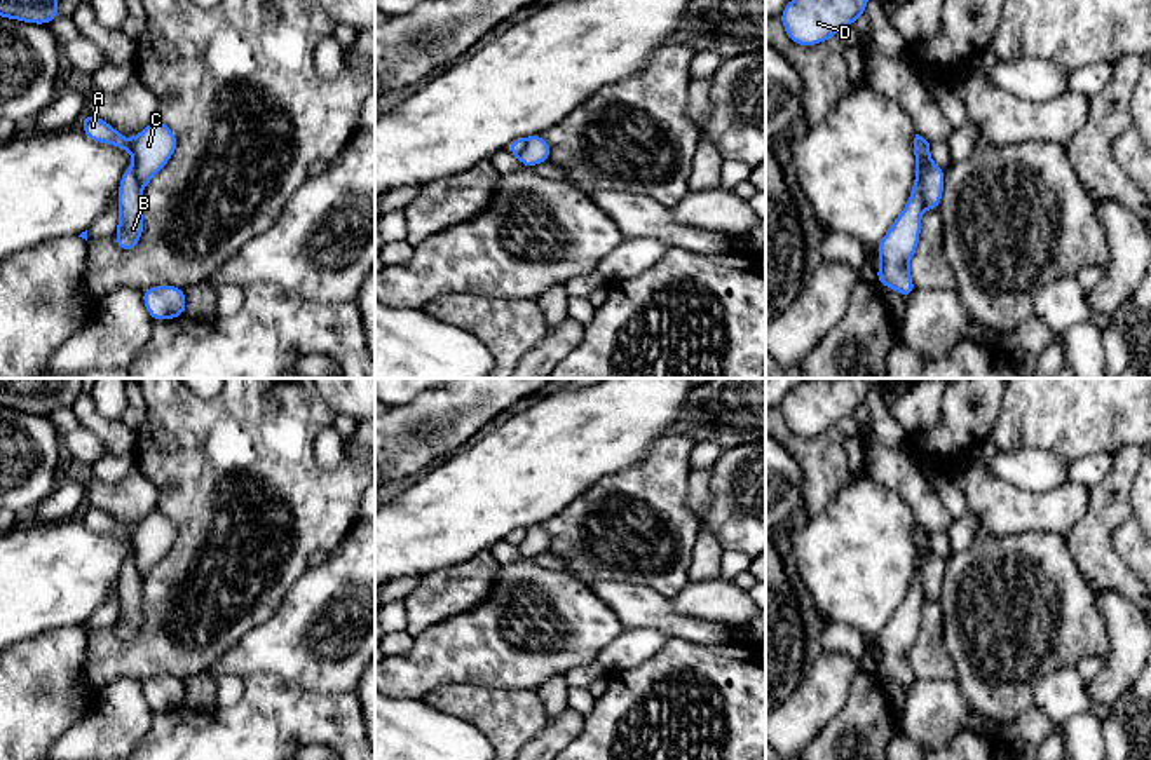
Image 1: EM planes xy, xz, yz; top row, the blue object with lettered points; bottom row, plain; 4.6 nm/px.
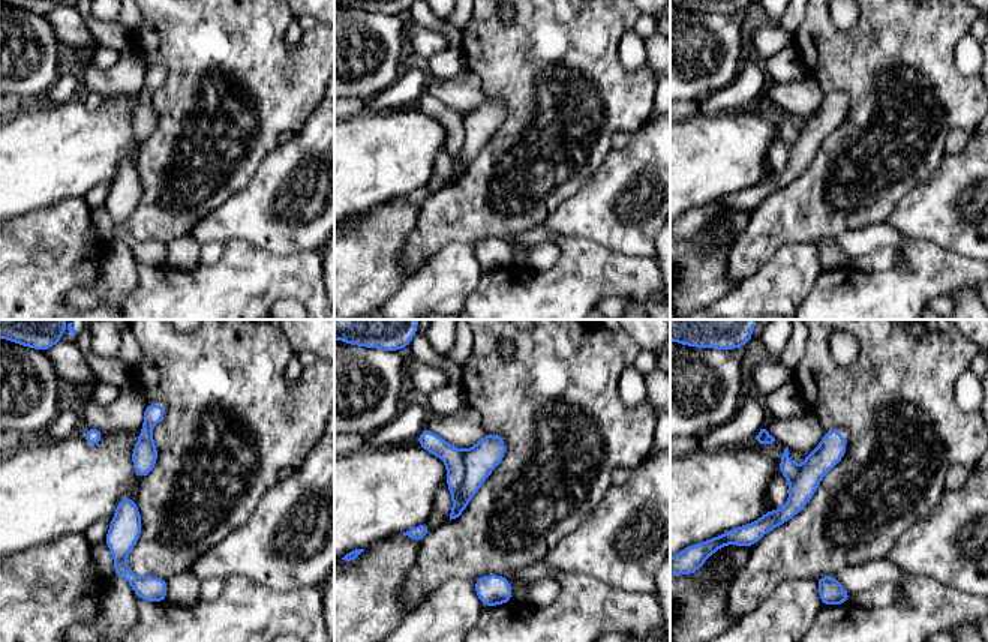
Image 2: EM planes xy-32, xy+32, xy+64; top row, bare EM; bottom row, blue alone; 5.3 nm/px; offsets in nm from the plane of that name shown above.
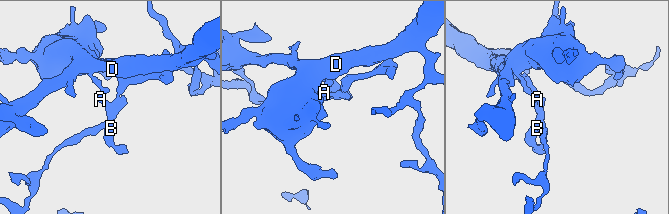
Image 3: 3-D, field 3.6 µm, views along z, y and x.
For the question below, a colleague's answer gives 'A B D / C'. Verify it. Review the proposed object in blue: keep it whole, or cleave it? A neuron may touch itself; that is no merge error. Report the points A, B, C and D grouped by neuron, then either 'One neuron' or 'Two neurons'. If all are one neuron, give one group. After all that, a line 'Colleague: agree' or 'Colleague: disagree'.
Groups: A B D / C. Two neurons
Colleague: agree

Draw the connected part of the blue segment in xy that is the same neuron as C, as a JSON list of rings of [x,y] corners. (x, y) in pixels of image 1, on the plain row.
[[[157,506],[148,518],[134,525],[131,542],[141,580],[169,553],[176,537],[174,523]]]

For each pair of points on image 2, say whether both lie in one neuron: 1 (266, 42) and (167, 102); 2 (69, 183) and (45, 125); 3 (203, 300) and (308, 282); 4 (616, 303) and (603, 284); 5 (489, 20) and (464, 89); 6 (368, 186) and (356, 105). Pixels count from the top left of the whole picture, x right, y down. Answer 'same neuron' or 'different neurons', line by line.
1: same neuron
2: same neuron
3: same neuron
4: different neurons
5: different neurons
6: different neurons

